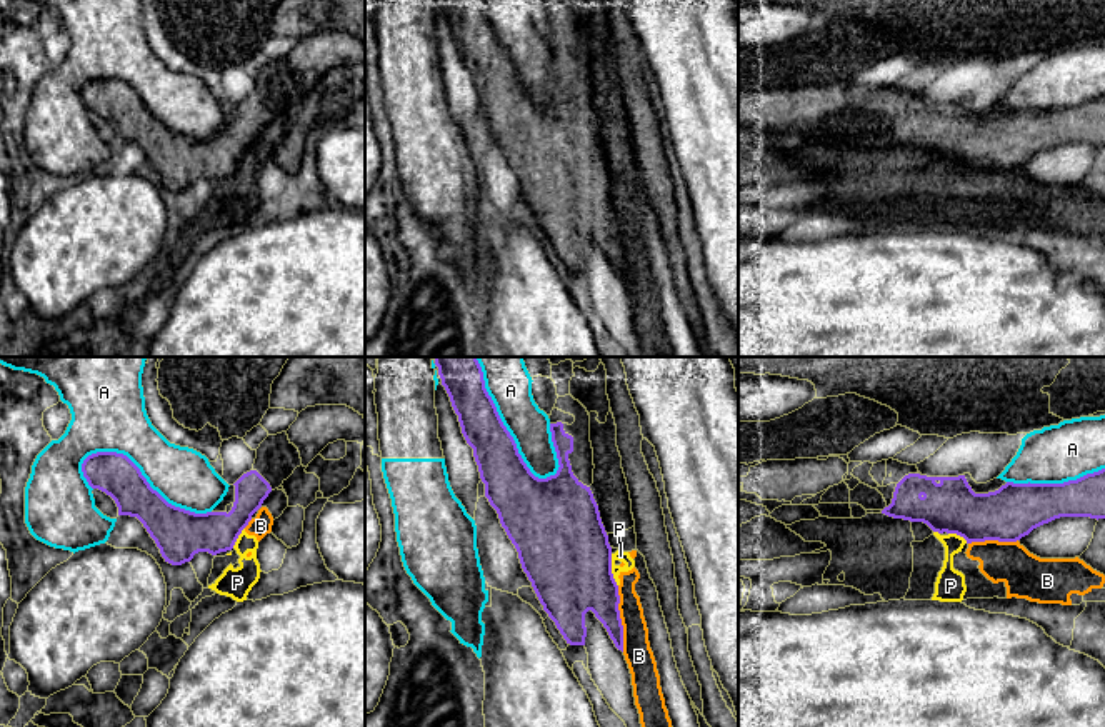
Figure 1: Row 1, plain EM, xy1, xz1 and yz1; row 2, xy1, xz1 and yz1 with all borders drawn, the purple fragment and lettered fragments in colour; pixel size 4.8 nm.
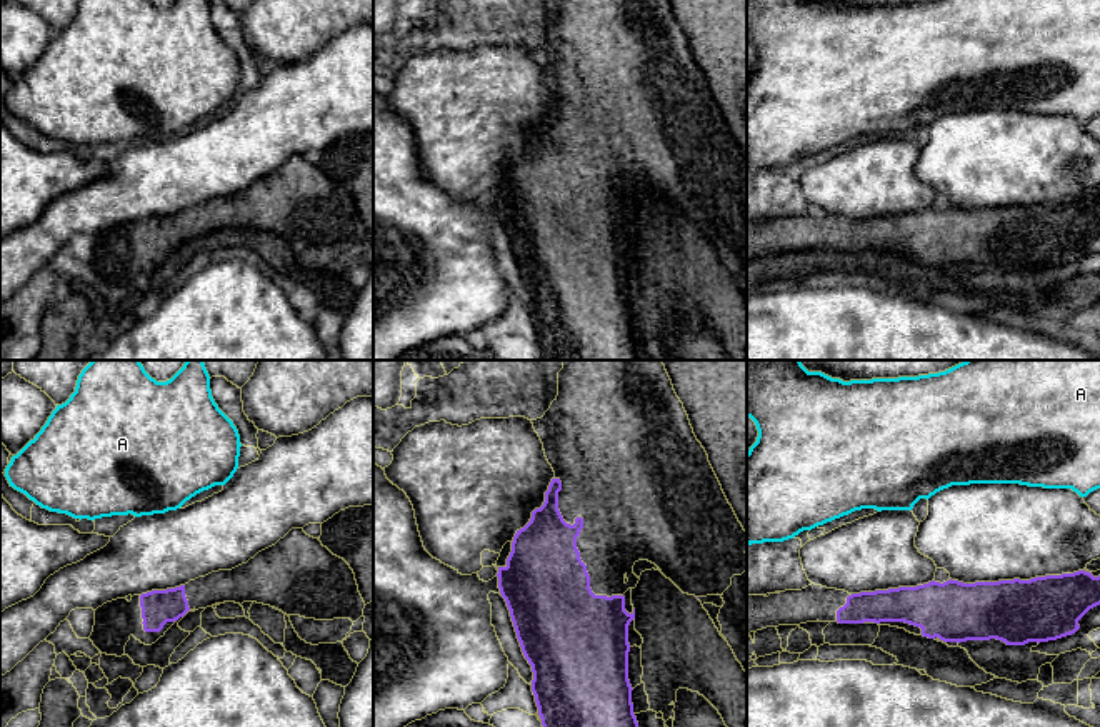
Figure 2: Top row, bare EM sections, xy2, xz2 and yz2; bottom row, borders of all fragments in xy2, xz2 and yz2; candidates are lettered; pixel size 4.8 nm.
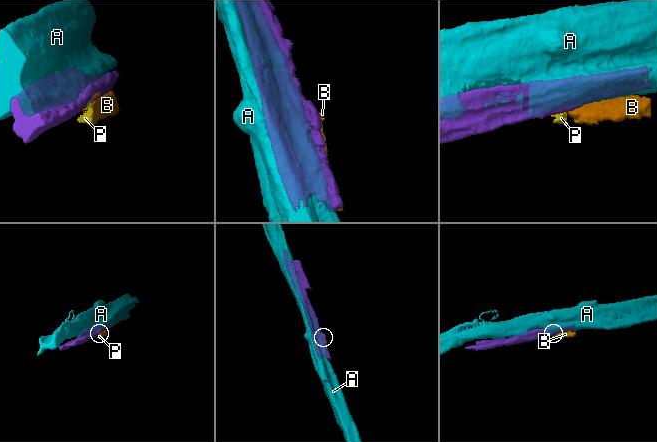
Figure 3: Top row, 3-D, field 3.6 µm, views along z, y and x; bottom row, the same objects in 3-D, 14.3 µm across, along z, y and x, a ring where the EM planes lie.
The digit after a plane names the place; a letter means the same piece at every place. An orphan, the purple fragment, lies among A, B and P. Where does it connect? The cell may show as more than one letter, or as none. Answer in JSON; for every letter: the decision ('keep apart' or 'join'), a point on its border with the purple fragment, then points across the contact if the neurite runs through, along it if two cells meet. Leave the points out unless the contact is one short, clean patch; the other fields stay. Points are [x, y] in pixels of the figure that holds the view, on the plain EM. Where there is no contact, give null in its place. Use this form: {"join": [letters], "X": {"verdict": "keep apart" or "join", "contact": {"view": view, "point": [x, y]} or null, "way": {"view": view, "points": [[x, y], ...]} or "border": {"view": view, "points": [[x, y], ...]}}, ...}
{"join": [], "A": {"verdict": "keep apart", "contact": {"view": "xz1", "point": [509, 60]}}, "B": {"verdict": "keep apart", "contact": {"view": "xz1", "point": [620, 245]}}, "P": {"verdict": "keep apart", "contact": {"view": "xz1", "point": [610, 197]}, "border": {"view": "xz1", "points": [[610, 180], [610, 199], [617, 212]]}}}

